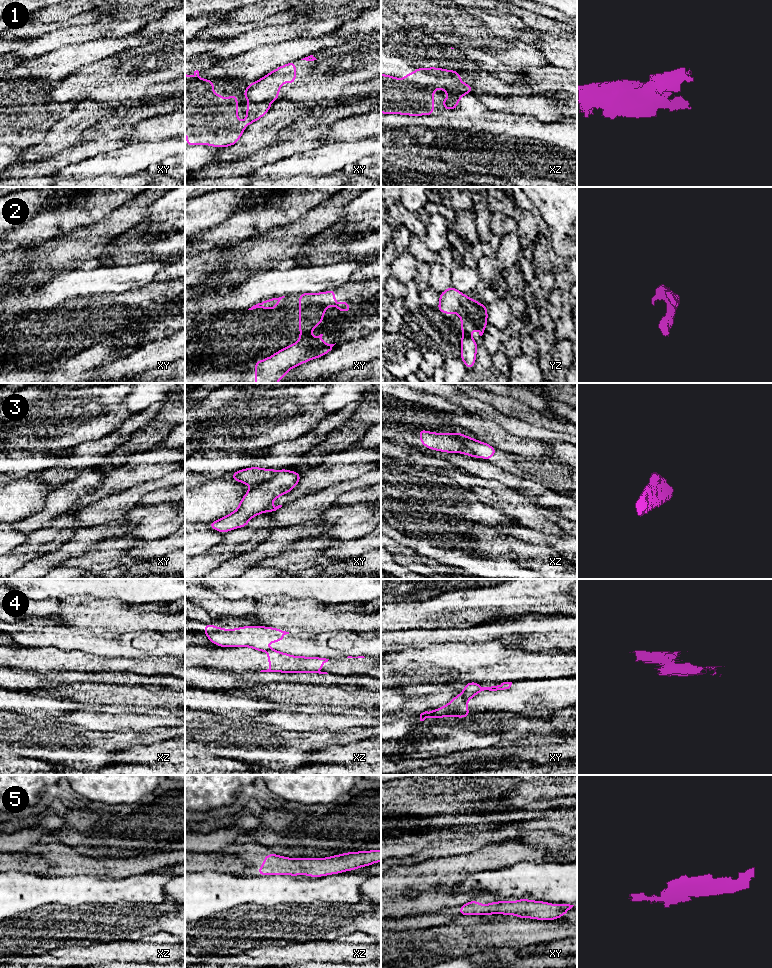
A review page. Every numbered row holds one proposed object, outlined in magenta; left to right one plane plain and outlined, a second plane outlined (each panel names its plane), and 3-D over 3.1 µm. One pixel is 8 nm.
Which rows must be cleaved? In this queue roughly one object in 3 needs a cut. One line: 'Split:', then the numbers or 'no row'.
Split: 2, 3, 4

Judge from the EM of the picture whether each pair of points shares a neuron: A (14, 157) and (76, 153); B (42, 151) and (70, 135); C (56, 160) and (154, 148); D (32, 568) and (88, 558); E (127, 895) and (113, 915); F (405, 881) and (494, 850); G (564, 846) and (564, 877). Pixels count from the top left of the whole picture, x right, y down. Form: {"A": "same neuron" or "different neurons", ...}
{"A": "different neurons", "B": "same neuron", "C": "different neurons", "D": "different neurons", "E": "different neurons", "F": "same neuron", "G": "different neurons"}

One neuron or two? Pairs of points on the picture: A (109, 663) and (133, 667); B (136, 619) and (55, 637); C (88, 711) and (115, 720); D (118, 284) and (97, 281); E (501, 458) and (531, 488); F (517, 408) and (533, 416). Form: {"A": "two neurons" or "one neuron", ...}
{"A": "one neuron", "B": "two neurons", "C": "one neuron", "D": "one neuron", "E": "two neurons", "F": "one neuron"}

